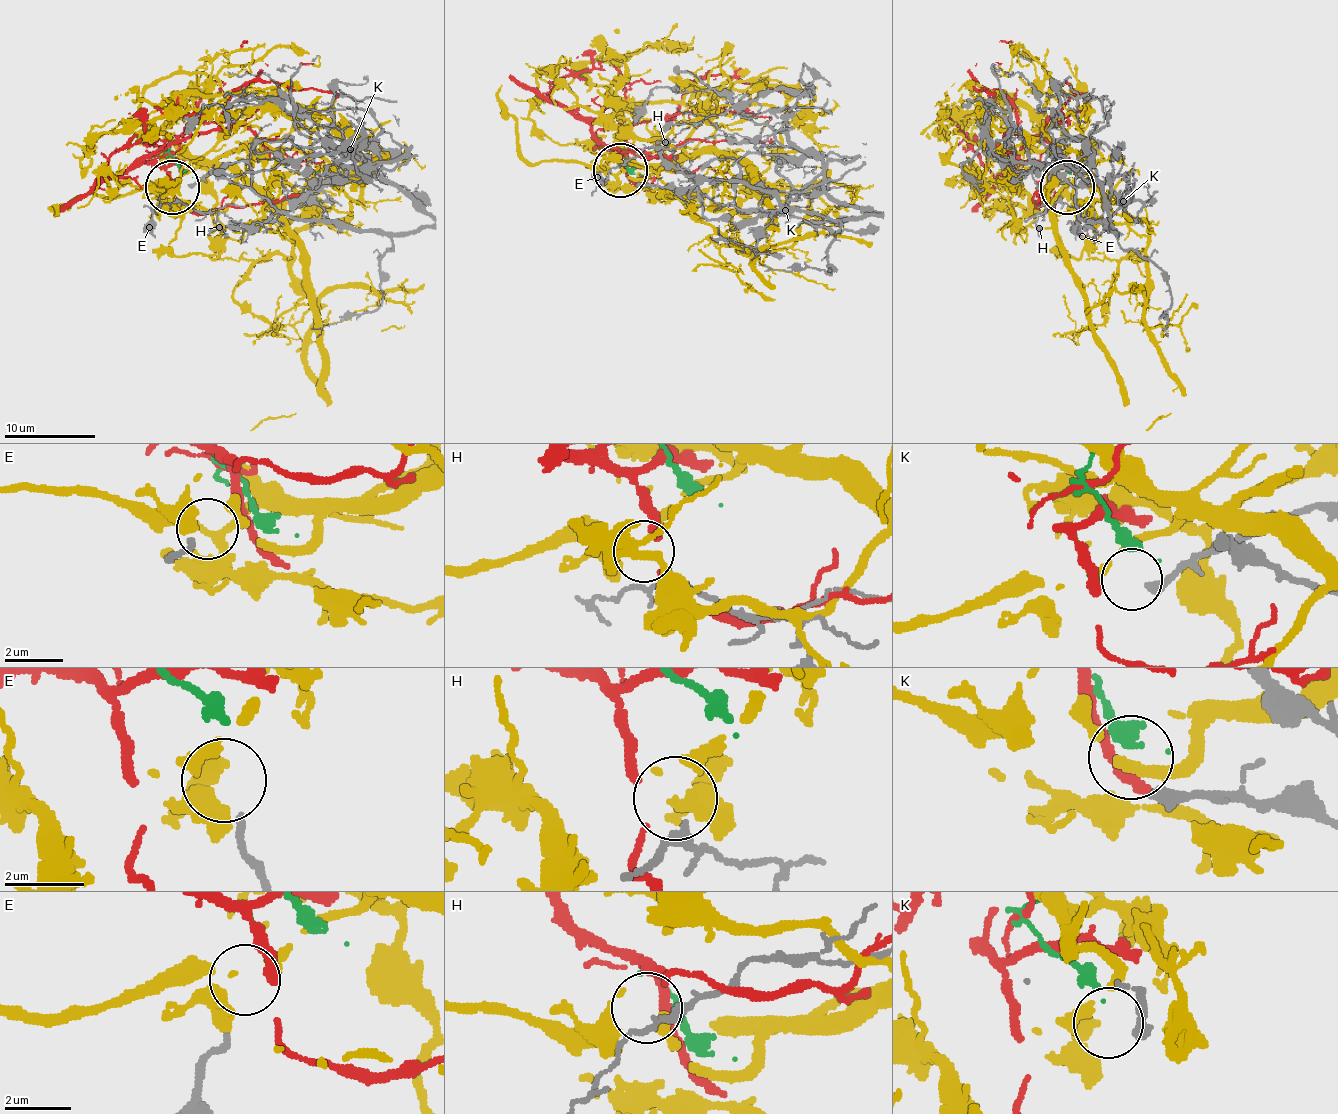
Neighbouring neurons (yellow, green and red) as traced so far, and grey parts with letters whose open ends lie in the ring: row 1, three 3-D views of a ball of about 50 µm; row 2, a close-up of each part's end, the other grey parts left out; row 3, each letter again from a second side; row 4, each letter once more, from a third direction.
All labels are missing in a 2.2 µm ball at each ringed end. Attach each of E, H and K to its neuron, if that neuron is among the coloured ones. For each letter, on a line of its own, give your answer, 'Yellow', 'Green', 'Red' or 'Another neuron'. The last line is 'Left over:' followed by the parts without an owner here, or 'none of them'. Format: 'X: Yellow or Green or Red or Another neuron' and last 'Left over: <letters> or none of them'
E: Yellow
H: Another neuron
K: Green
Left over: H

